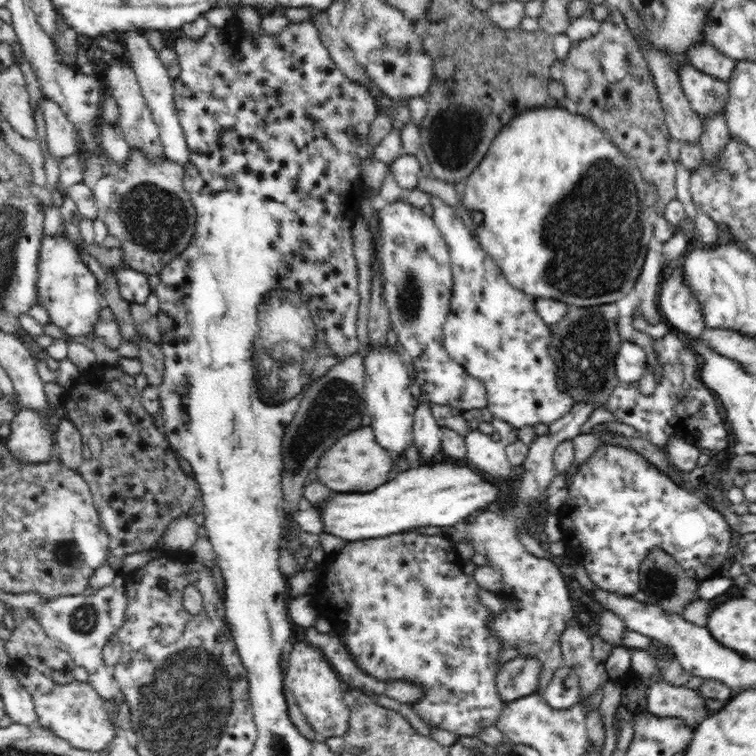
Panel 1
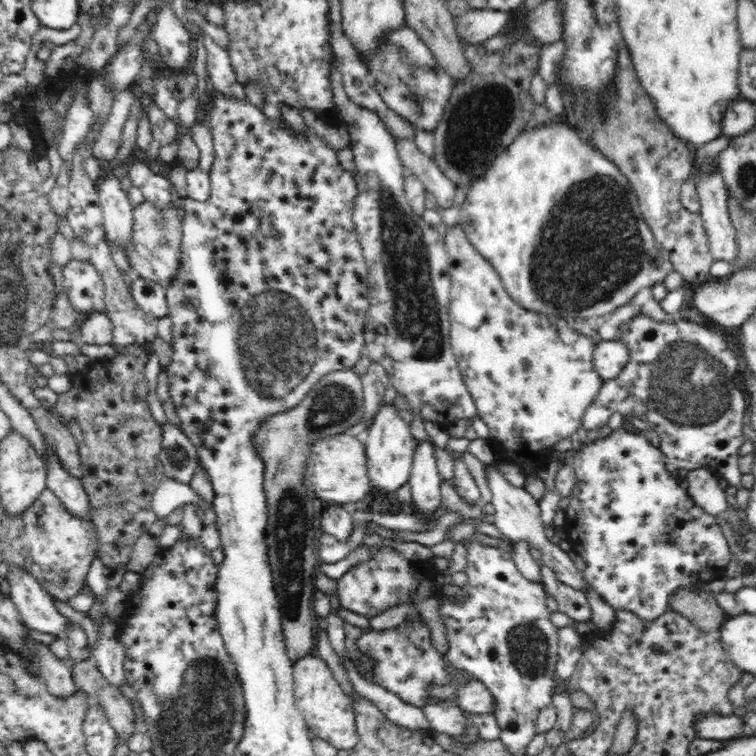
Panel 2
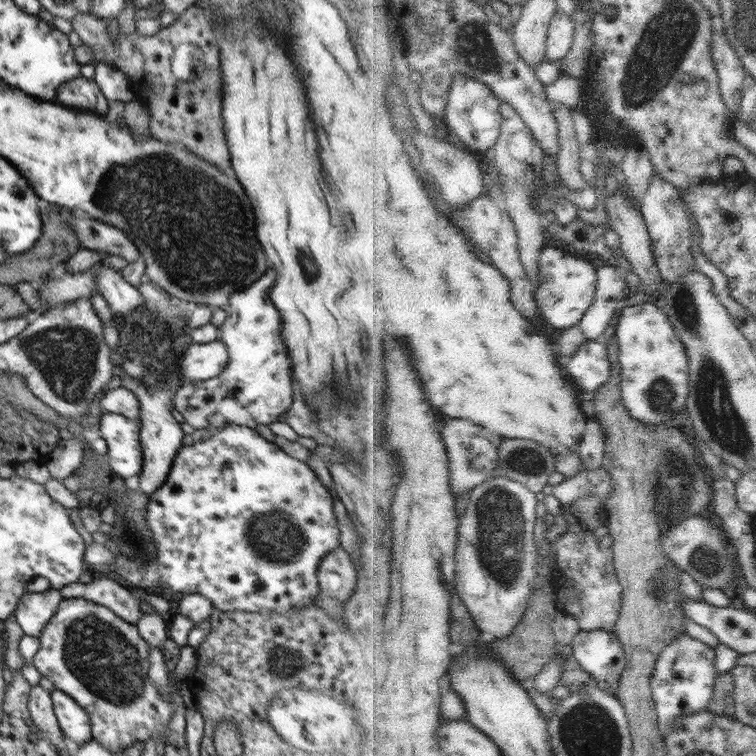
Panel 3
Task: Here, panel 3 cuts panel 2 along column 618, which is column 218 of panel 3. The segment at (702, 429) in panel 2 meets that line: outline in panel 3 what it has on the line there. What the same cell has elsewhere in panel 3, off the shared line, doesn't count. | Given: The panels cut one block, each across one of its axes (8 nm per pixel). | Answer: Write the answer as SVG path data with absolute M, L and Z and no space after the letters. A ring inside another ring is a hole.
M268 268L256 283L229 298L227 319L219 326L218 338L228 350L224 372L206 380L191 381L176 391L173 405L192 428L208 428L208 416L214 414L216 405L228 396L240 401L257 424L266 426L278 421L278 417L284 415L293 403L292 361L280 336L282 322L279 312L270 299L274 280L276 273Z

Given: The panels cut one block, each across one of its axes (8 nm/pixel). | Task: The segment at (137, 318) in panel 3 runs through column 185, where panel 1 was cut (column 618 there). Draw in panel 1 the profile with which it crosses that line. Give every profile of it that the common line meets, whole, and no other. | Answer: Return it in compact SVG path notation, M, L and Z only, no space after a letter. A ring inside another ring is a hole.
M616 303L589 307L570 305L568 312L557 323L549 325L550 358L558 367L557 385L576 403L606 404L614 388L621 384L615 372L615 357L624 341L618 335L618 316Z

